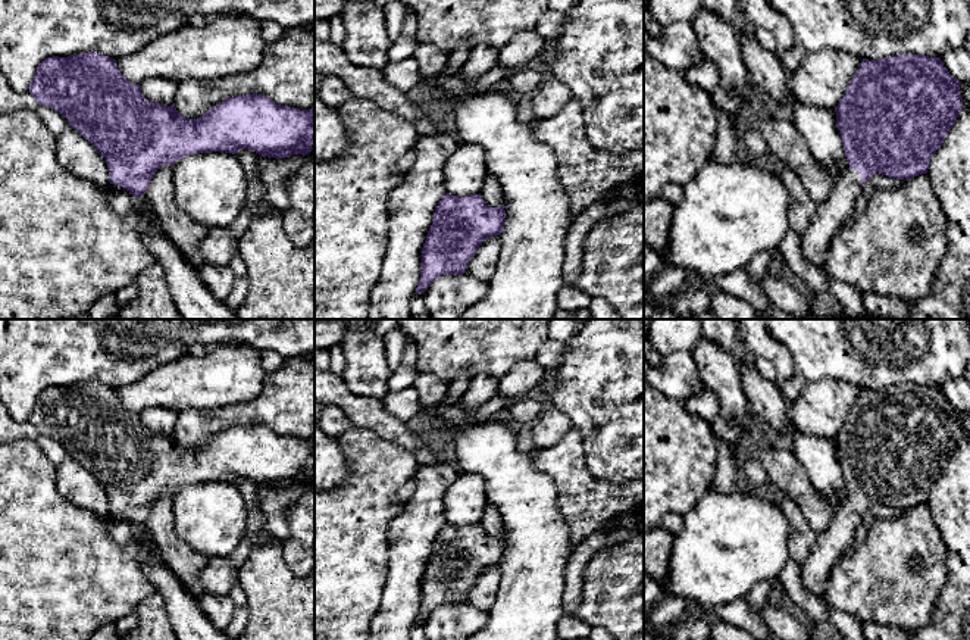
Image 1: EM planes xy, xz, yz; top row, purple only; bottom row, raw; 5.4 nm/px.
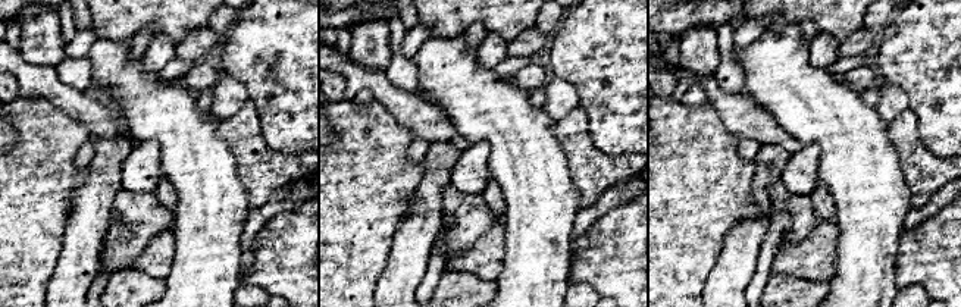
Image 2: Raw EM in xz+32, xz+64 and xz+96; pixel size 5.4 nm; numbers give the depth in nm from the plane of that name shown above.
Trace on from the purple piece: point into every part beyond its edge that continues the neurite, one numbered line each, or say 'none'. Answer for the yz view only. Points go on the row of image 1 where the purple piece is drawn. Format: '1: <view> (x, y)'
1: yz (831, 214)

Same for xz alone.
none

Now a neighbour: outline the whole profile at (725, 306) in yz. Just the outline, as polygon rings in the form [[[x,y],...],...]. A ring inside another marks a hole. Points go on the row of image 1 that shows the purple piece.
[[[710,290],[708,294],[716,319],[755,319],[757,309],[750,302],[722,290]]]

